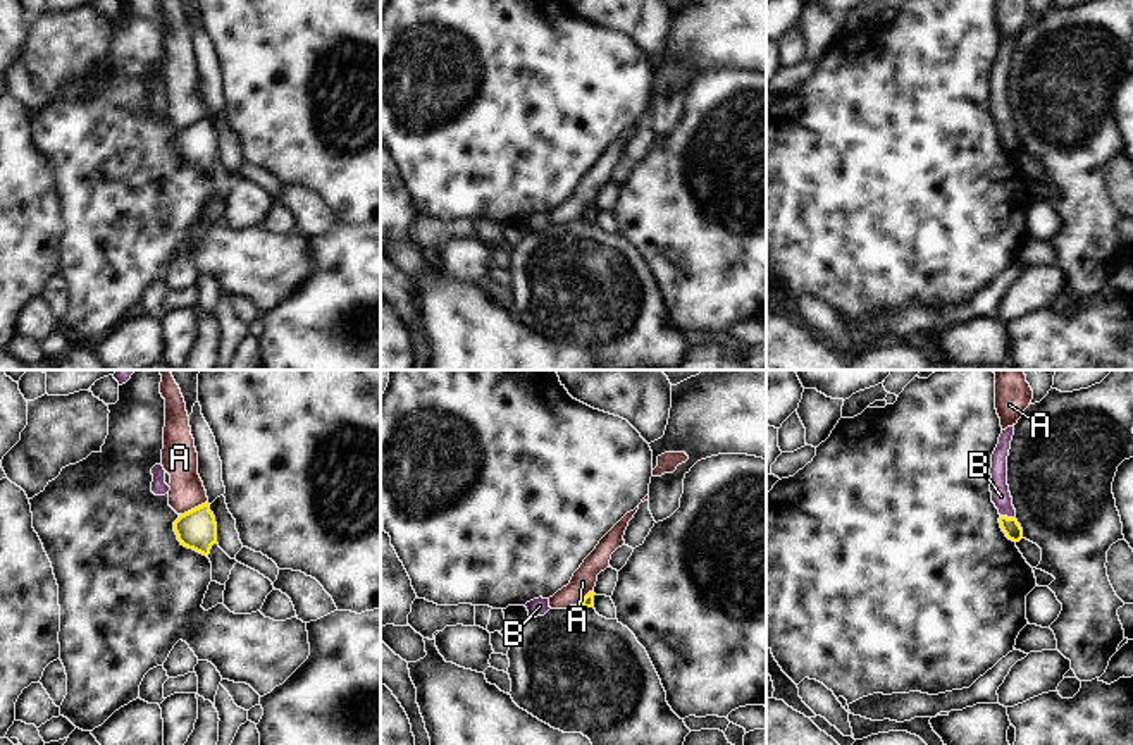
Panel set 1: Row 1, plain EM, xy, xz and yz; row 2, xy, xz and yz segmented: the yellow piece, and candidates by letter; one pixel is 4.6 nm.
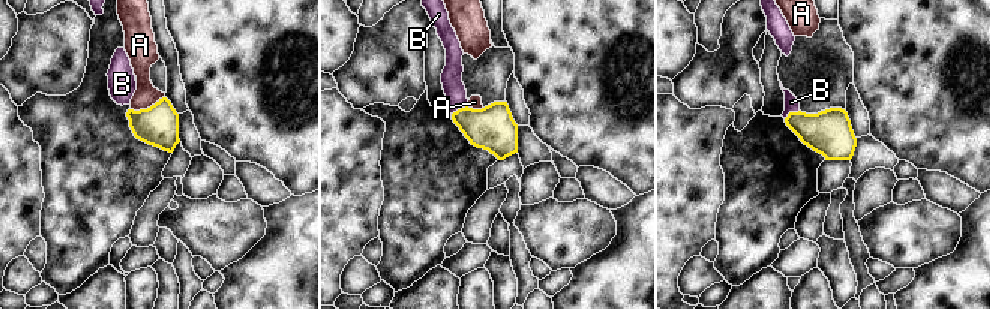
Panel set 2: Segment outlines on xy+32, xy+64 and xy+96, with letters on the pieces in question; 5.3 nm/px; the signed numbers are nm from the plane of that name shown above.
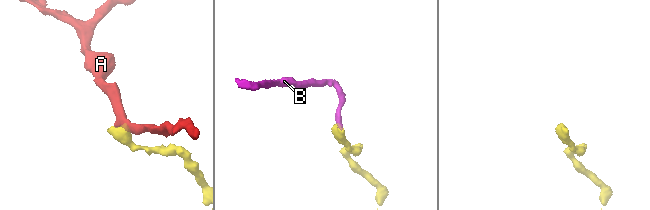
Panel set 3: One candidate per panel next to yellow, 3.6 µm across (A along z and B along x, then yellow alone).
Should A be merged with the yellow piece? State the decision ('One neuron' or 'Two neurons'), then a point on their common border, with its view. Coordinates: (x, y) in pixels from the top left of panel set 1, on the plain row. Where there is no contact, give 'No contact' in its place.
Two neurons. Touches yellow at xy (195, 123).

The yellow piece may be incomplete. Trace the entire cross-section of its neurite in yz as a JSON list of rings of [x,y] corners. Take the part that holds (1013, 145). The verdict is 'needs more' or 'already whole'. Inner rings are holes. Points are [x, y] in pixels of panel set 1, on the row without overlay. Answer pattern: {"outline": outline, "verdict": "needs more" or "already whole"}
{"outline": [[[1014,40],[1002,45],[999,52],[999,58],[992,69],[992,117],[999,124],[999,138],[1006,151],[1012,157],[1019,157],[1023,153],[1023,143],[1016,134],[1016,124],[1012,120],[1012,112],[1007,100],[1007,71],[1011,64],[1011,55],[1014,50]]], "verdict": "needs more"}

